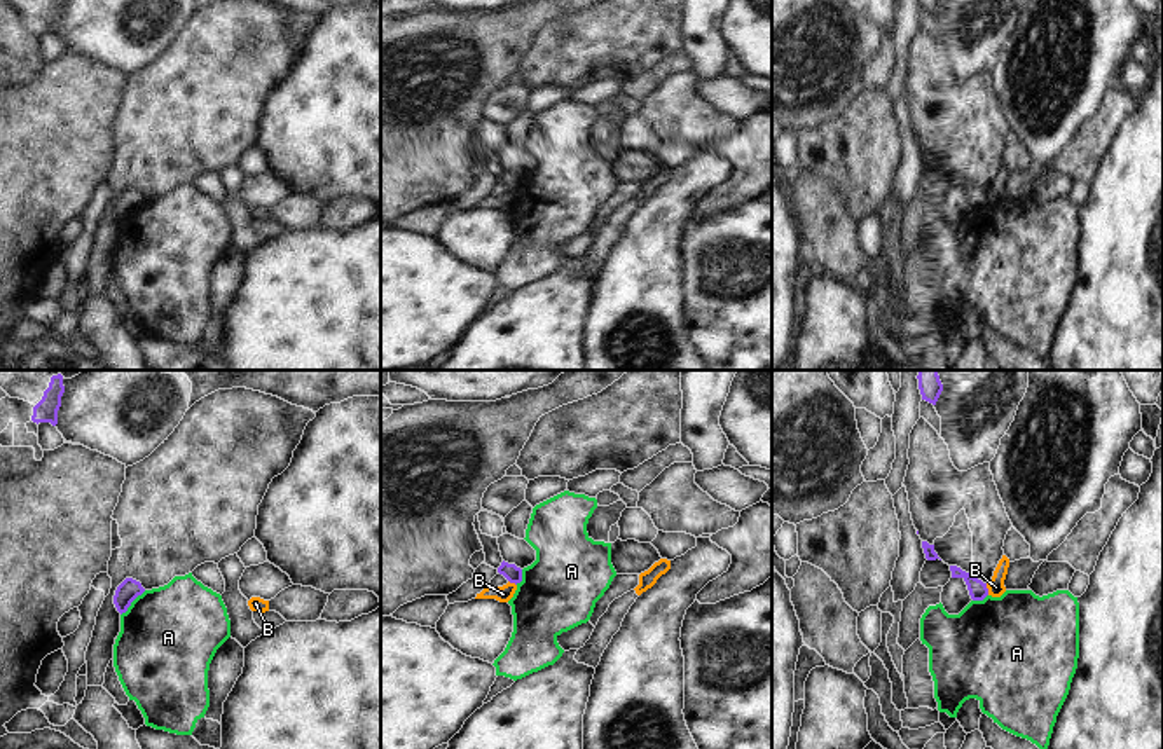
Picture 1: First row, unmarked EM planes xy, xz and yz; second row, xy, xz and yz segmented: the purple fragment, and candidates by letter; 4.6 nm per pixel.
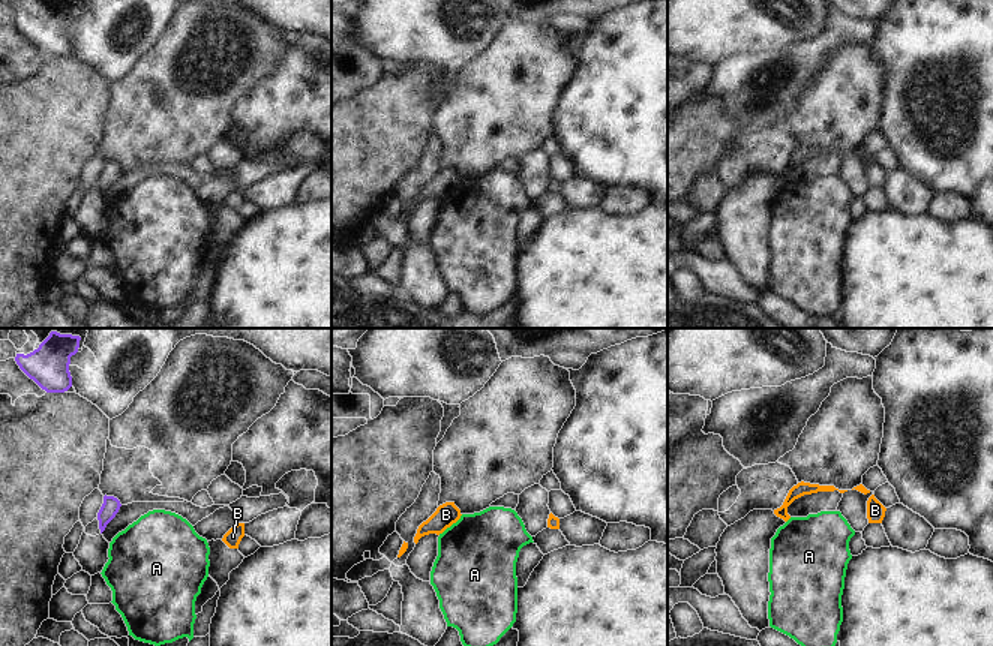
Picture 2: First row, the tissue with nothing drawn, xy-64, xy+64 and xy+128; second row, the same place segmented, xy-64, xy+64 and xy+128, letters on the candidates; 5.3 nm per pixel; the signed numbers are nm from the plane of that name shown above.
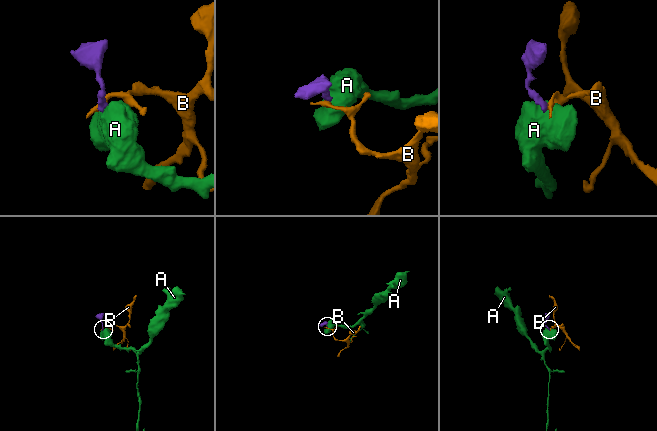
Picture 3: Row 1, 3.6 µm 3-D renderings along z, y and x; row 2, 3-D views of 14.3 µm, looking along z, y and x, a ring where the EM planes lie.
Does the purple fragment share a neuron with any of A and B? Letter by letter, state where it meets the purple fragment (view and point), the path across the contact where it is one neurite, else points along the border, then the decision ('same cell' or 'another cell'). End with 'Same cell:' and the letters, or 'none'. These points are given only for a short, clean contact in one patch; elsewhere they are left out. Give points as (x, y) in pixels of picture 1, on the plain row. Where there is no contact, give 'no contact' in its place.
A: xy (131, 210) | along xy (145, 199), (121, 224) | another cell
B: yz (987, 198) | along yz (985, 192), (989, 203) | another cell
Same cell: none

